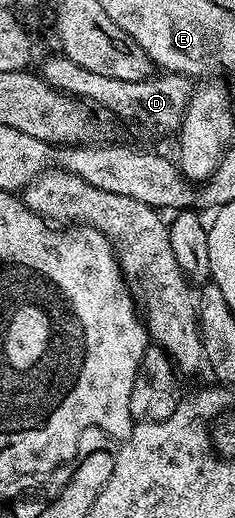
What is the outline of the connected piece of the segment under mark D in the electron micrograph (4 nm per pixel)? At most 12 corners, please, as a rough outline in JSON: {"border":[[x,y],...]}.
{"border":[[62,55],[41,76],[55,89],[175,134],[194,93],[175,73],[119,81]]}

